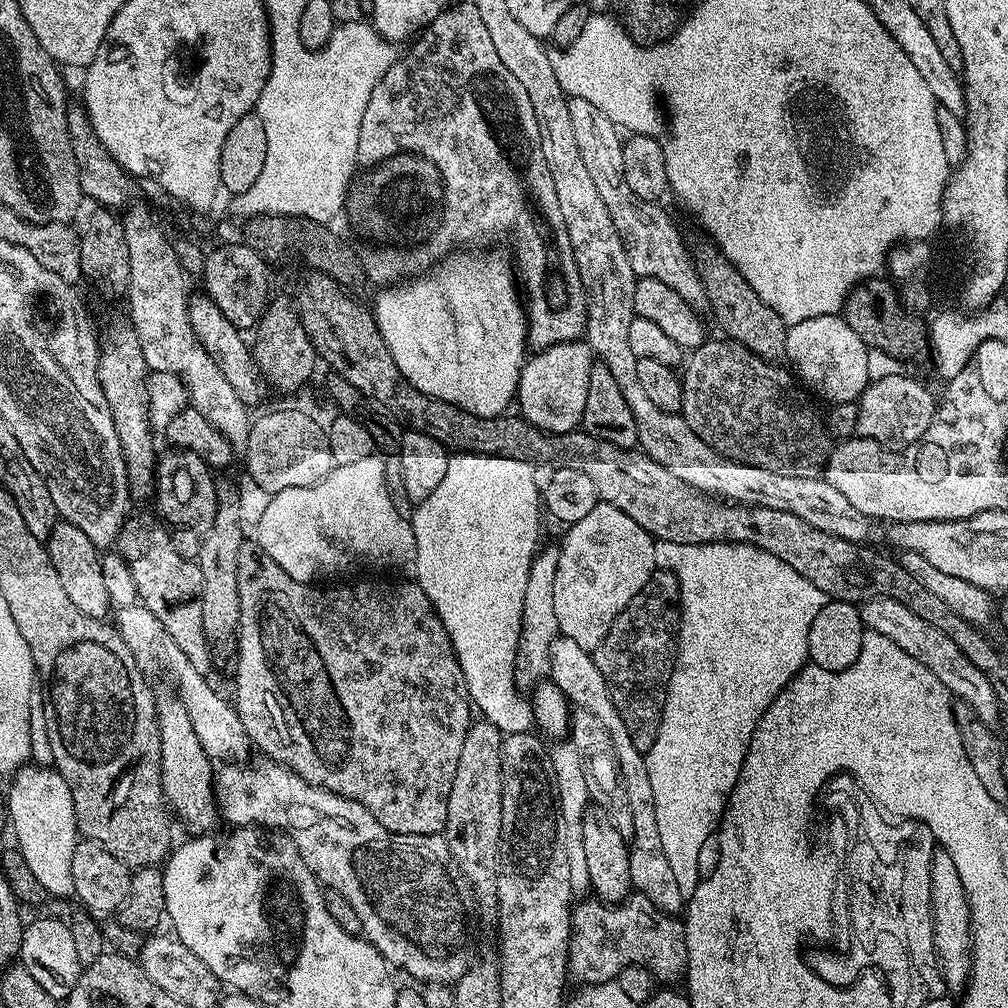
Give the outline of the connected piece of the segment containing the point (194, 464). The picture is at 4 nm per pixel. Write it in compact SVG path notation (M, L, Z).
M168 450L165 456L163 453L159 457L156 466L154 501L156 500L157 506L160 507L159 515L173 529L189 528L203 534L210 530L210 526L214 526L216 480L208 473L208 467L210 467L209 461L193 452Z

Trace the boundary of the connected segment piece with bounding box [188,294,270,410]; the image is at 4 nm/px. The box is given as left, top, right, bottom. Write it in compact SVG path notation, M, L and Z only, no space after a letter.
M207 294L193 295L188 301L188 321L194 326L194 334L198 334L198 342L202 342L202 350L214 358L214 366L222 370L222 378L230 382L234 394L242 398L242 402L249 410L256 407L270 395L270 389L264 377L260 375L260 368L256 365L253 349L244 341L245 333L234 326L234 322L226 319L226 314L214 306L214 302Z

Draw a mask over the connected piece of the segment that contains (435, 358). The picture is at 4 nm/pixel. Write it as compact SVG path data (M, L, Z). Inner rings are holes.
M456 250L443 257L431 270L417 275L409 284L404 284L401 288L392 288L396 286L384 286L379 289L380 293L376 296L376 308L374 315L376 325L402 374L422 394L432 397L434 400L441 400L447 404L453 404L455 408L466 410L475 416L499 416L509 411L508 403L511 405L516 399L518 382L520 381L520 372L524 369L526 359L526 341L528 339L528 321L526 319L526 308L522 303L522 292L518 287L518 280L511 271L504 272L504 264L500 260L472 260L468 250Z

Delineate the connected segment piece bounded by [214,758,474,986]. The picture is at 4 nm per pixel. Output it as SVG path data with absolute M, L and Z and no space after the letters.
M267 758L261 759L261 761L260 768L255 768L252 762L228 762L223 765L224 769L221 772L219 769L215 773L214 784L218 789L218 810L223 819L225 816L230 822L229 825L232 826L255 826L265 830L283 830L294 842L294 846L298 846L298 854L302 854L302 862L306 862L306 866L310 866L310 870L316 875L316 879L320 881L321 885L333 892L340 892L342 898L346 898L346 902L350 902L350 906L354 906L354 914L358 914L360 919L360 931L363 939L374 944L393 969L399 970L400 967L404 967L414 979L429 980L432 984L452 986L456 981L461 980L464 976L464 969L470 963L470 955L468 956L467 950L464 949L464 944L468 944L472 940L468 927L472 924L474 897L466 878L458 870L458 866L450 854L450 846L443 835L394 834L390 830L386 830L386 826L382 826L382 822L378 822L378 818L374 818L374 814L370 814L370 810L366 810L366 806L345 796L334 794L328 788L316 788L298 774L294 774L284 764L278 764Z

